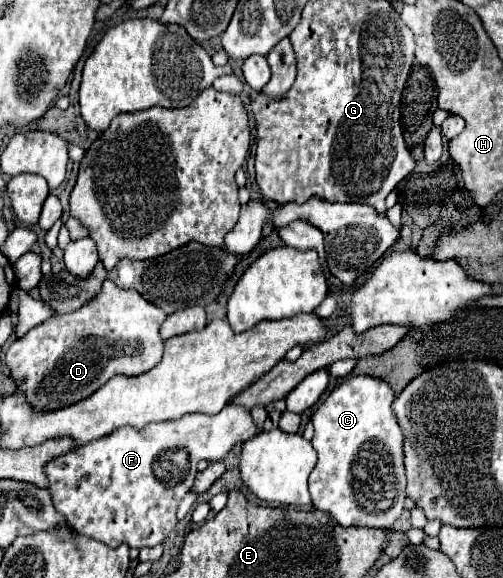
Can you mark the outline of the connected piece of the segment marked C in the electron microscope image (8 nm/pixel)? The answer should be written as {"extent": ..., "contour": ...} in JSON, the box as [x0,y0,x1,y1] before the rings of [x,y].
{"extent":[308,375,406,529],"contour":[[[366,375],[350,377],[342,381],[312,415],[312,425],[316,431],[312,447],[318,453],[318,463],[308,477],[312,507],[328,513],[342,527],[354,525],[354,527],[390,529],[404,509],[406,479],[402,455],[402,431],[392,411],[394,397],[396,395],[388,387],[388,383],[380,379],[372,379]]]}

